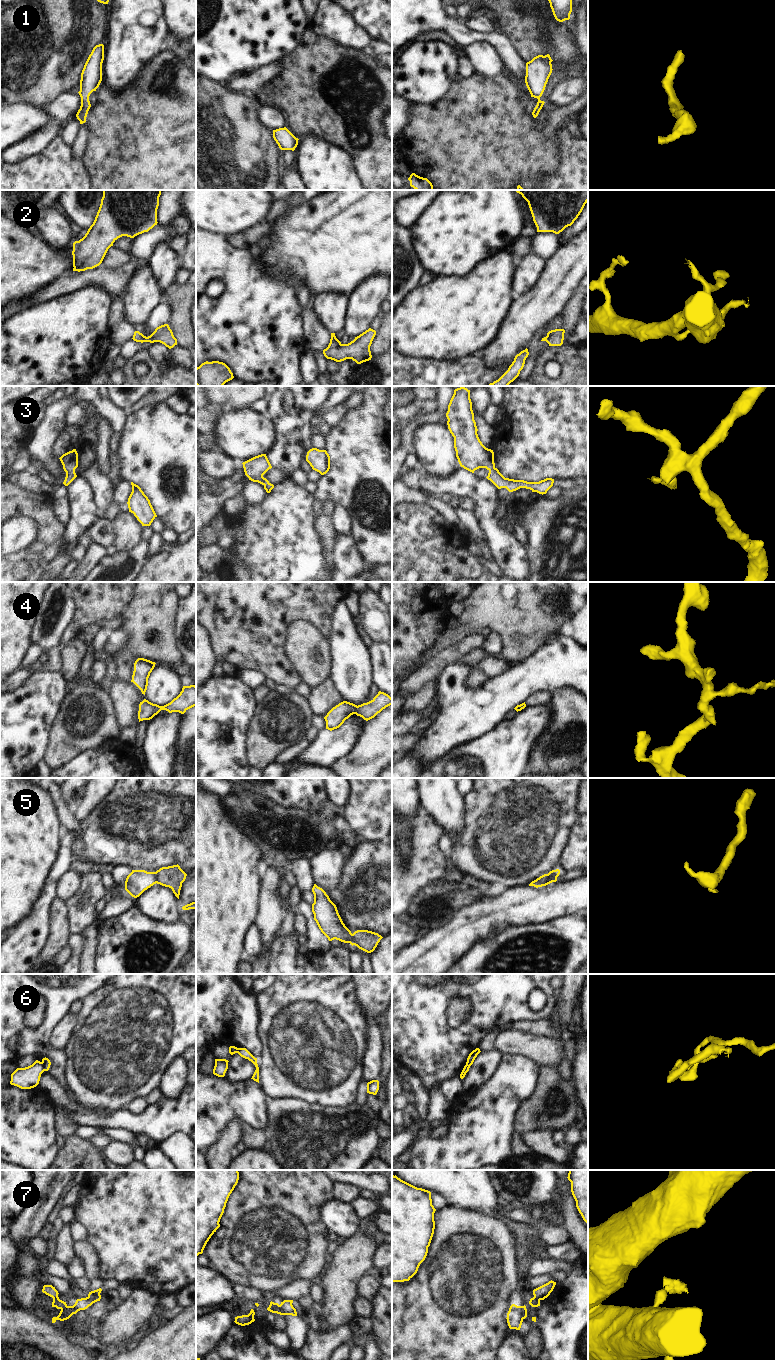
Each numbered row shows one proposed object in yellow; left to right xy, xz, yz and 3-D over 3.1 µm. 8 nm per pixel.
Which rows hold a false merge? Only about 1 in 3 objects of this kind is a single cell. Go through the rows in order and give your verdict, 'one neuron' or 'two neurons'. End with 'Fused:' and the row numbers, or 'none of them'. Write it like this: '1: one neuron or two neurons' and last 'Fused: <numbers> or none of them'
1: one neuron
2: two neurons
3: one neuron
4: one neuron
5: two neurons
6: two neurons
7: two neurons
Fused: 2, 5, 6, 7

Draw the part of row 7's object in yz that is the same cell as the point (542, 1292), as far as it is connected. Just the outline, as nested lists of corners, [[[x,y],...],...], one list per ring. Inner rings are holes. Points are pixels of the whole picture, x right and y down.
[[[551,1280],[548,1283],[534,1289],[533,1290],[534,1298],[537,1298],[538,1300],[544,1300],[553,1291],[555,1285],[556,1285],[556,1282]]]

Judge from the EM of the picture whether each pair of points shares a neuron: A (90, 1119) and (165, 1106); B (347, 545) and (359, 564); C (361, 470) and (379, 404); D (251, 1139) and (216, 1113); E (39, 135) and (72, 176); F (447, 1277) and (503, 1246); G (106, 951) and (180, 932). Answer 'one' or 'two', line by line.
A: one
B: one
C: one
D: two
E: two
F: one
G: one

